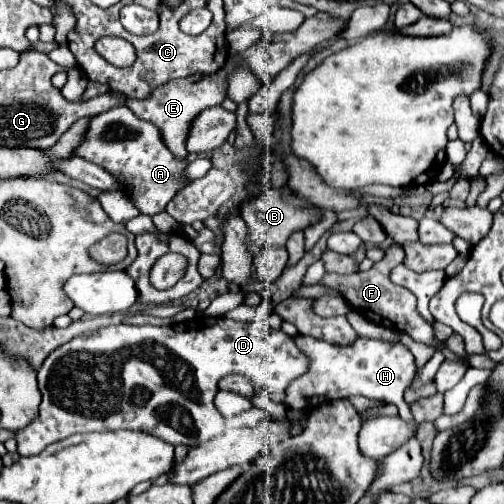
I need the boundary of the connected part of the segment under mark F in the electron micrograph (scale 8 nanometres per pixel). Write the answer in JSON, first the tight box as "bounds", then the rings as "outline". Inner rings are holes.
{"bounds":[320,244,442,348],"outline":[[[394,244],[386,250],[386,256],[380,262],[376,262],[368,272],[354,272],[354,274],[346,274],[346,276],[326,272],[324,278],[320,280],[320,284],[324,284],[330,290],[342,294],[346,298],[346,302],[354,310],[358,310],[362,316],[366,316],[368,320],[382,324],[386,328],[398,330],[398,332],[408,332],[416,342],[422,342],[422,344],[428,344],[428,346],[434,346],[434,348],[442,348],[442,344],[434,340],[432,326],[418,314],[416,296],[412,296],[410,290],[390,282],[390,268],[400,264],[400,260],[404,260],[404,250],[402,250],[402,246]]]}

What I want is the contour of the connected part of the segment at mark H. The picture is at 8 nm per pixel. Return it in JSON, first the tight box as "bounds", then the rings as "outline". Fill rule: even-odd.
{"bounds":[284,334,416,422],"outline":[[[298,334],[294,338],[298,350],[302,350],[310,364],[308,372],[296,378],[288,388],[284,396],[284,406],[290,410],[304,410],[314,408],[328,400],[347,399],[359,411],[377,404],[396,404],[399,416],[406,422],[413,422],[414,417],[409,405],[404,401],[404,390],[412,384],[412,378],[416,374],[416,364],[412,352],[402,344],[392,344],[384,340],[372,340],[372,338],[356,338],[348,346],[334,346],[324,340],[302,336]]]}

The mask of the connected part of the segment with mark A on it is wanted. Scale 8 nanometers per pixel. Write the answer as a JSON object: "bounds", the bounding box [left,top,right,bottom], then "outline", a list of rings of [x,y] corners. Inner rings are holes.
{"bounds":[74,104,190,216],"outline":[[[126,104],[114,106],[102,114],[90,118],[86,138],[76,146],[74,156],[80,156],[92,164],[102,166],[116,178],[122,178],[126,192],[132,196],[142,214],[154,216],[166,208],[166,204],[180,192],[190,180],[184,178],[186,160],[178,160],[164,144],[158,126],[144,122],[126,108]]]}

